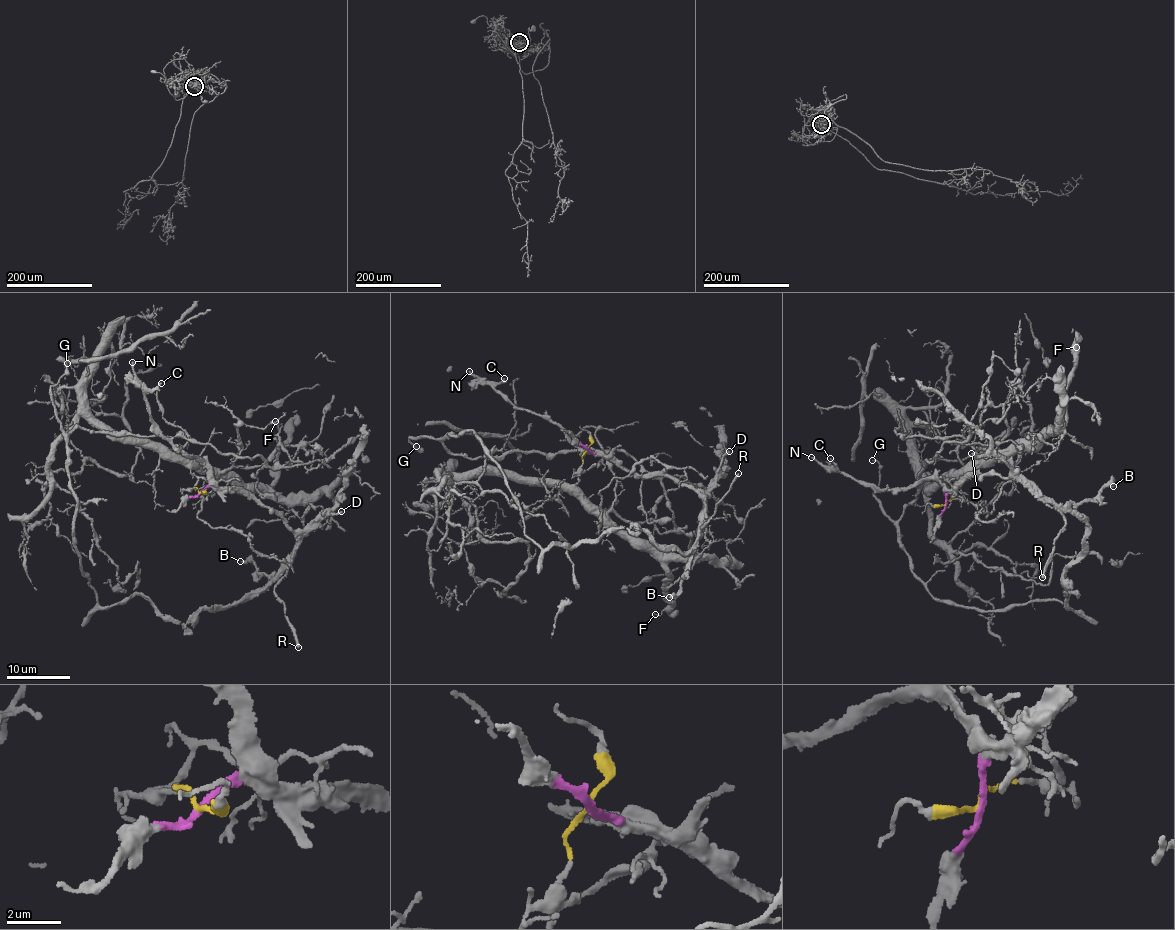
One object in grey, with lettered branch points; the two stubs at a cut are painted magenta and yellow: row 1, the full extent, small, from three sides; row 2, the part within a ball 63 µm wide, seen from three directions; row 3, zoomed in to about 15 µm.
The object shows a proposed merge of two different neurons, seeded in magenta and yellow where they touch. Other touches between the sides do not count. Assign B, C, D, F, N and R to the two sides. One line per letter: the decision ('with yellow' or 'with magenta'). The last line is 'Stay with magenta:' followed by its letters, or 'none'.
B: with magenta
C: with magenta
D: with magenta
F: with yellow
N: with magenta
R: with magenta
Stay with magenta: B, C, D, N, R

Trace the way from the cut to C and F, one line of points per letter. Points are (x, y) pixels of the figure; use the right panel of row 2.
C: (946, 504), (945, 489), (935, 480), (924, 479), (897, 492), (884, 490), (839, 472), (831, 458)
F: (944, 504), (950, 498), (959, 499), (958, 483), (978, 465), (1044, 440), (1064, 422), (1065, 382), (1076, 347)

